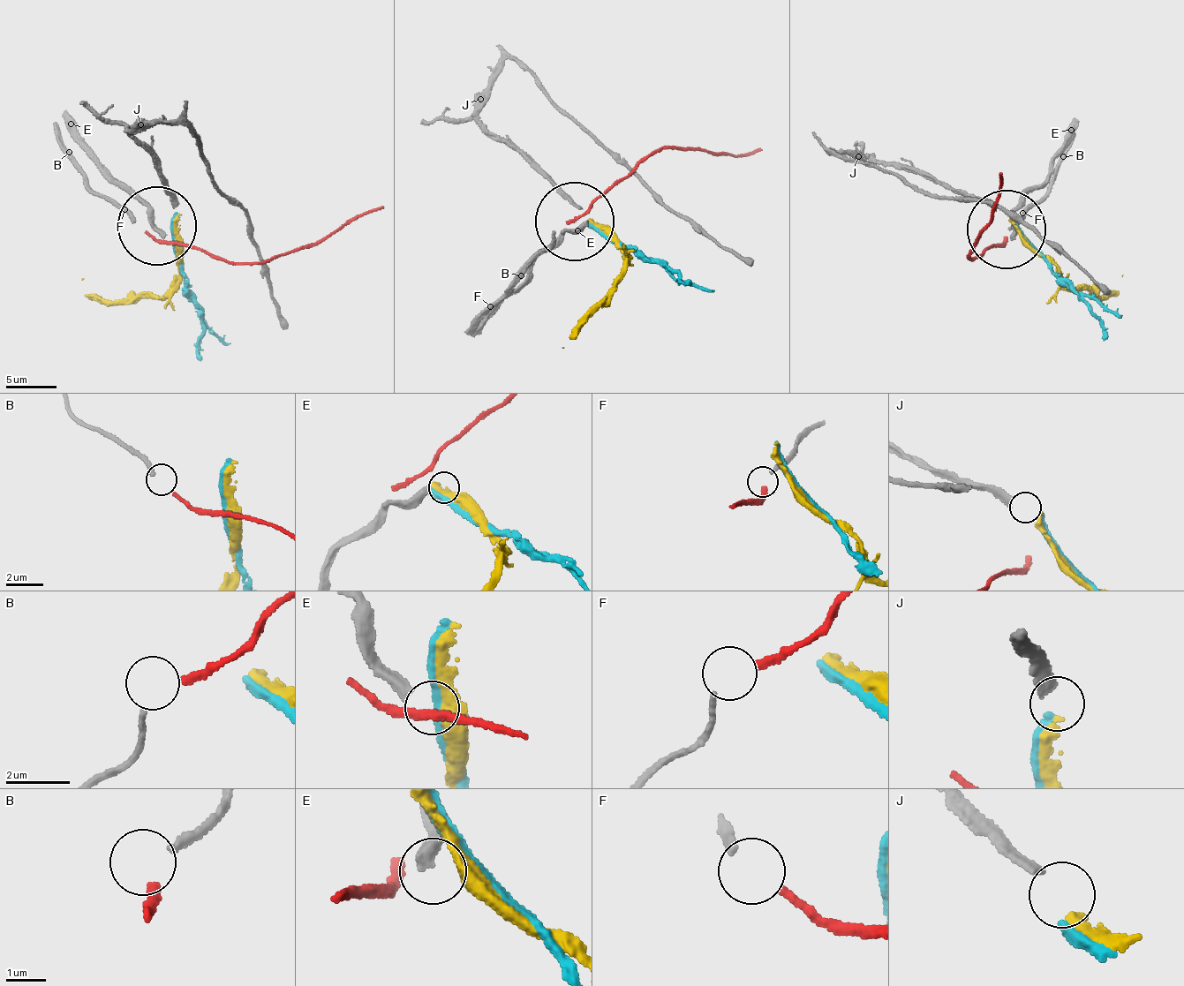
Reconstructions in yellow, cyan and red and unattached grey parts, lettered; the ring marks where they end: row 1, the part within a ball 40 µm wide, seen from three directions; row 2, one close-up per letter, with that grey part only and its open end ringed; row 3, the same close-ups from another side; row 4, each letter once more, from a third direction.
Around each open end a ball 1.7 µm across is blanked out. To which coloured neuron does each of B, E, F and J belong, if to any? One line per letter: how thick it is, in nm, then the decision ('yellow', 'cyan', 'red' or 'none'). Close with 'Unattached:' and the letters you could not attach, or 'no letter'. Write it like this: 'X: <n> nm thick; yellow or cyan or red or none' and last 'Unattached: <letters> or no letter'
B: 190 nm thick; red
E: 380 nm thick; none
F: 170 nm thick; none
J: 320 nm thick; yellow
Unattached: E, F

